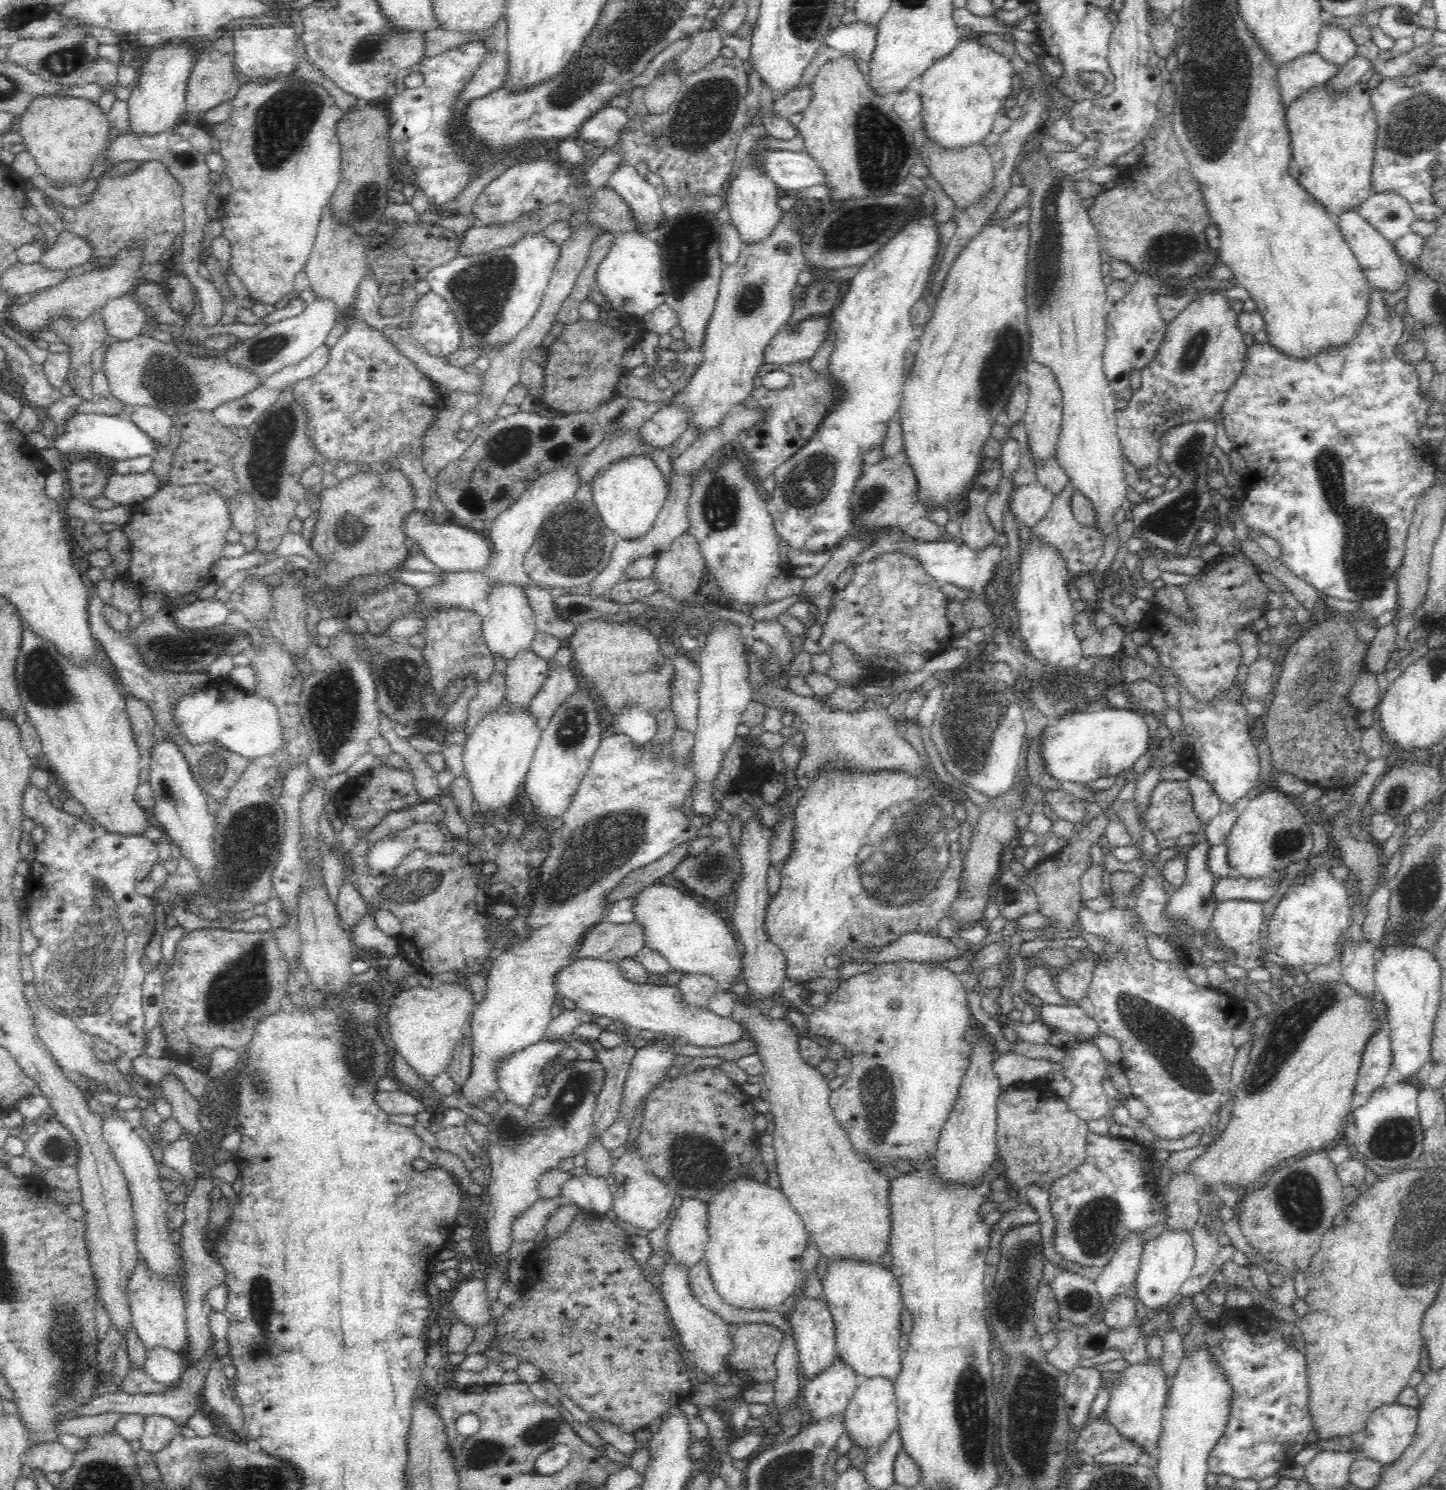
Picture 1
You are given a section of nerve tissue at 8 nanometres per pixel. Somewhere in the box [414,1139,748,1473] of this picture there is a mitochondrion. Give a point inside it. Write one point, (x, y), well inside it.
(483, 1454)

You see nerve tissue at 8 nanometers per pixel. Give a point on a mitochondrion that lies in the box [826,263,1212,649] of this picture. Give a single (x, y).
(1174, 520)

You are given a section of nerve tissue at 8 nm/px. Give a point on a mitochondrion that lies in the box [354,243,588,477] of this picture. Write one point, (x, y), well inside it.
(483, 288)

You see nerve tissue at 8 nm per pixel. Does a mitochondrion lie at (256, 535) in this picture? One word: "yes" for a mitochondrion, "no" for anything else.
no

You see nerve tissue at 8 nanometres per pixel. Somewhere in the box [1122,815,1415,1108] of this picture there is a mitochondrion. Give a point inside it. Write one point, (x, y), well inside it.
(1294, 1028)

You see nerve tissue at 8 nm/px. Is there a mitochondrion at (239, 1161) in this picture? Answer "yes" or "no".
no

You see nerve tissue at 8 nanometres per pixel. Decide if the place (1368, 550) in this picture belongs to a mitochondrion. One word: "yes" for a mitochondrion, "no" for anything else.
yes

